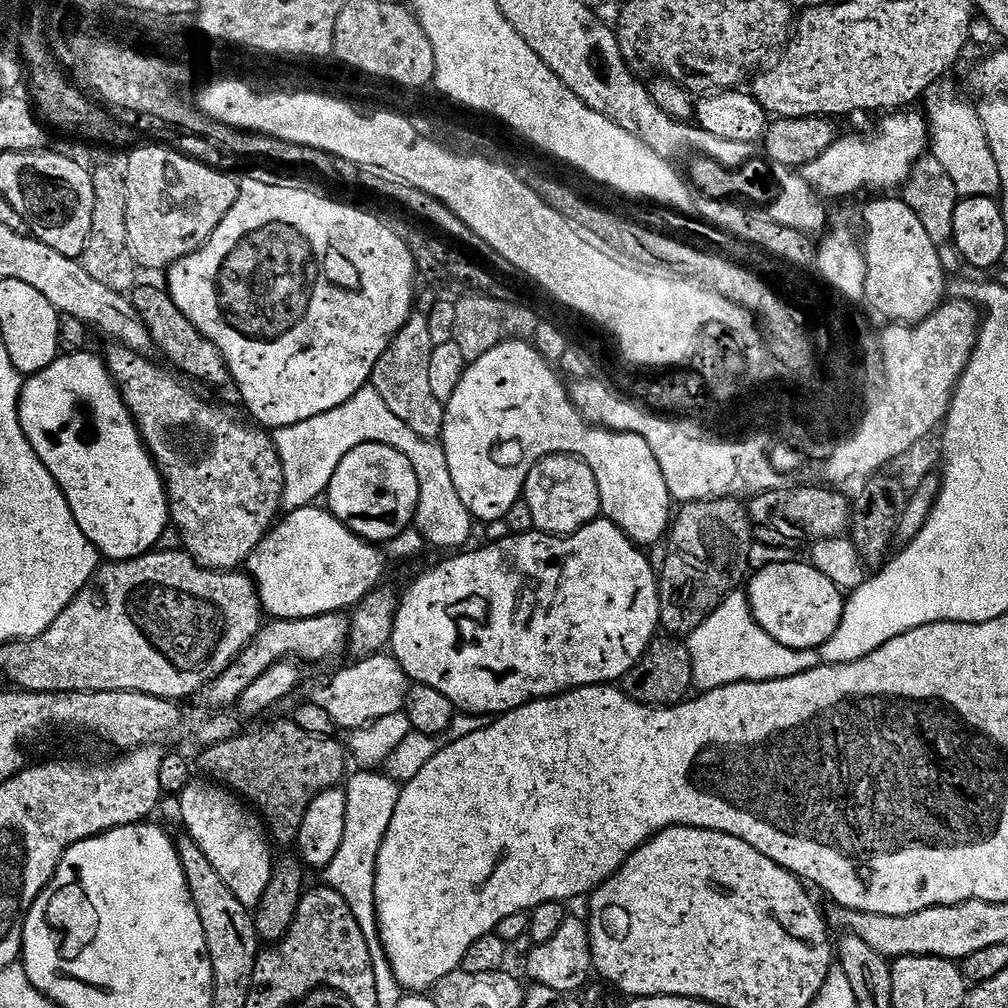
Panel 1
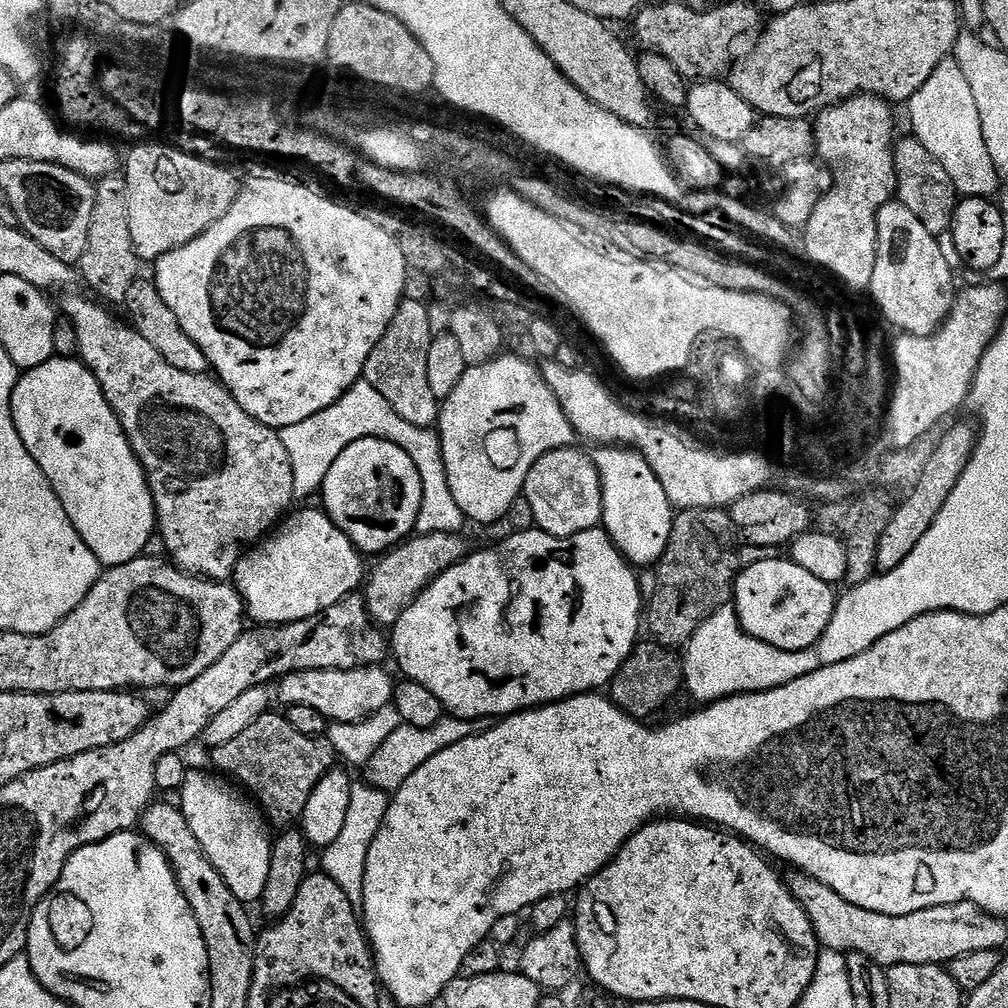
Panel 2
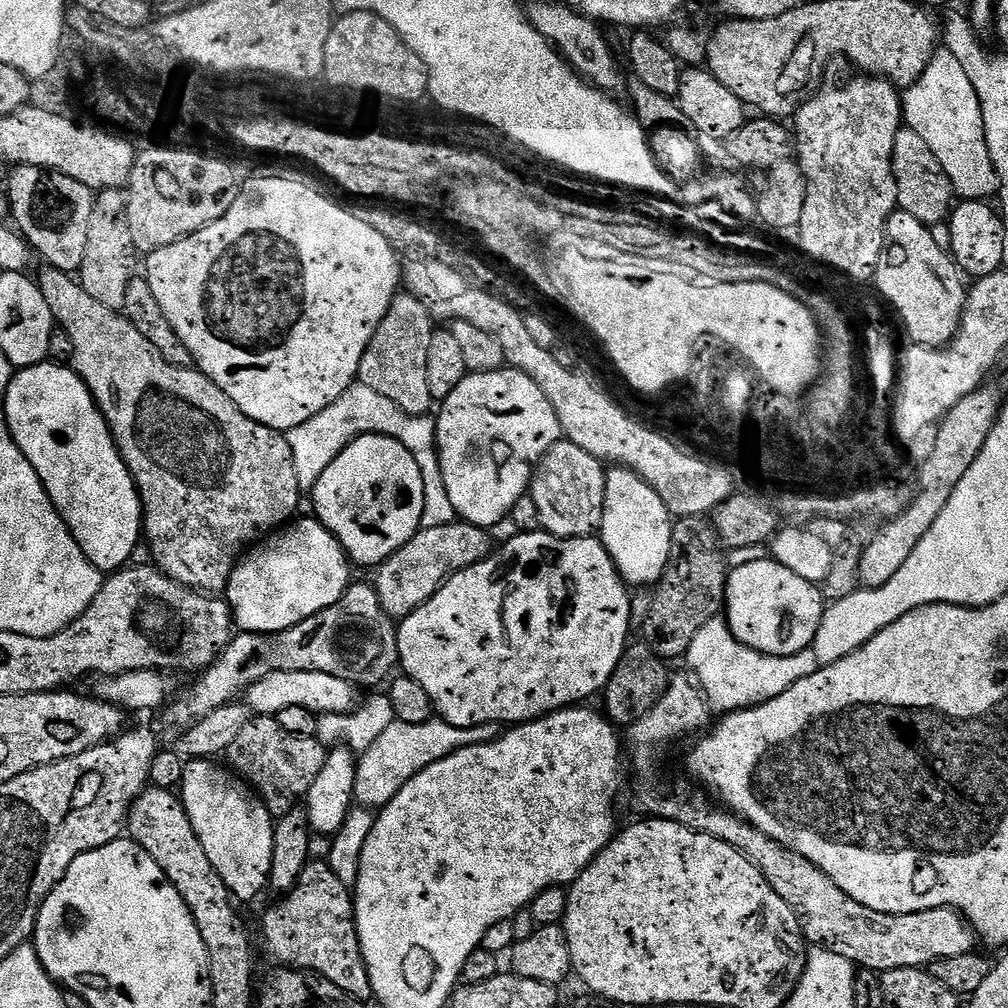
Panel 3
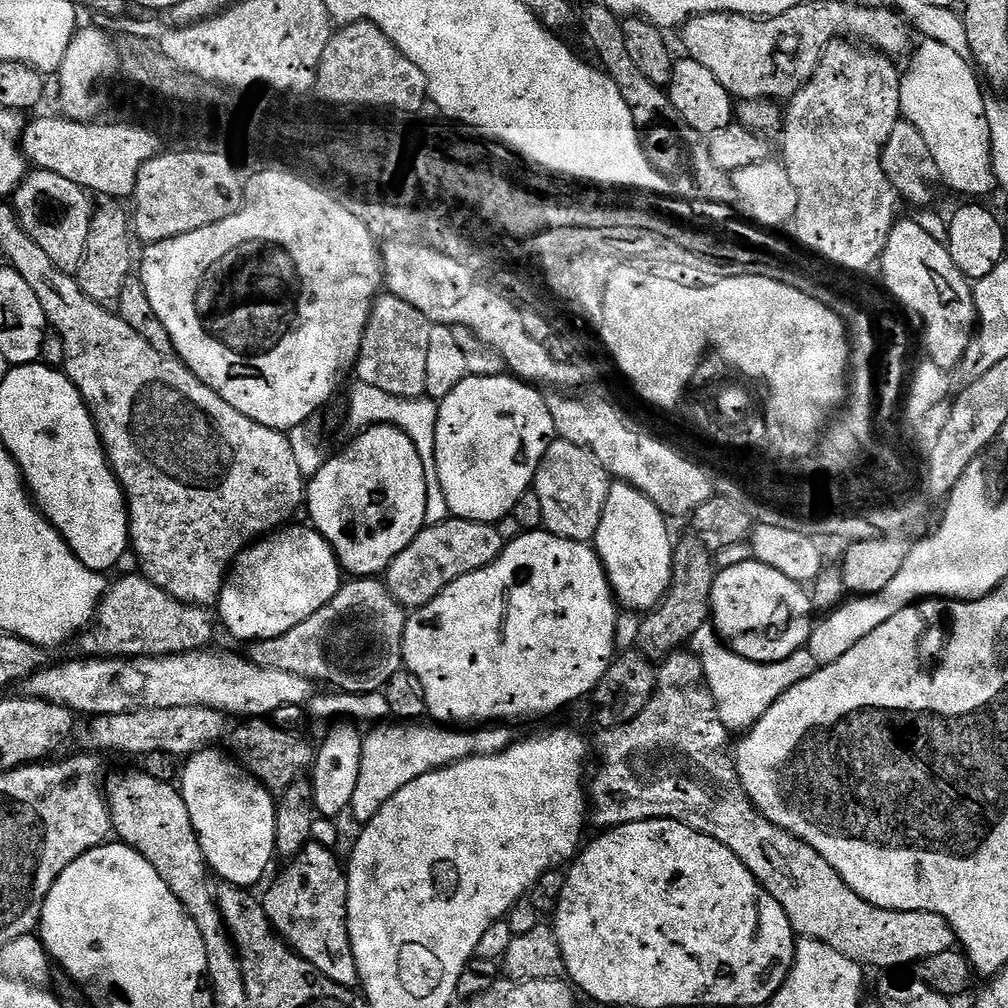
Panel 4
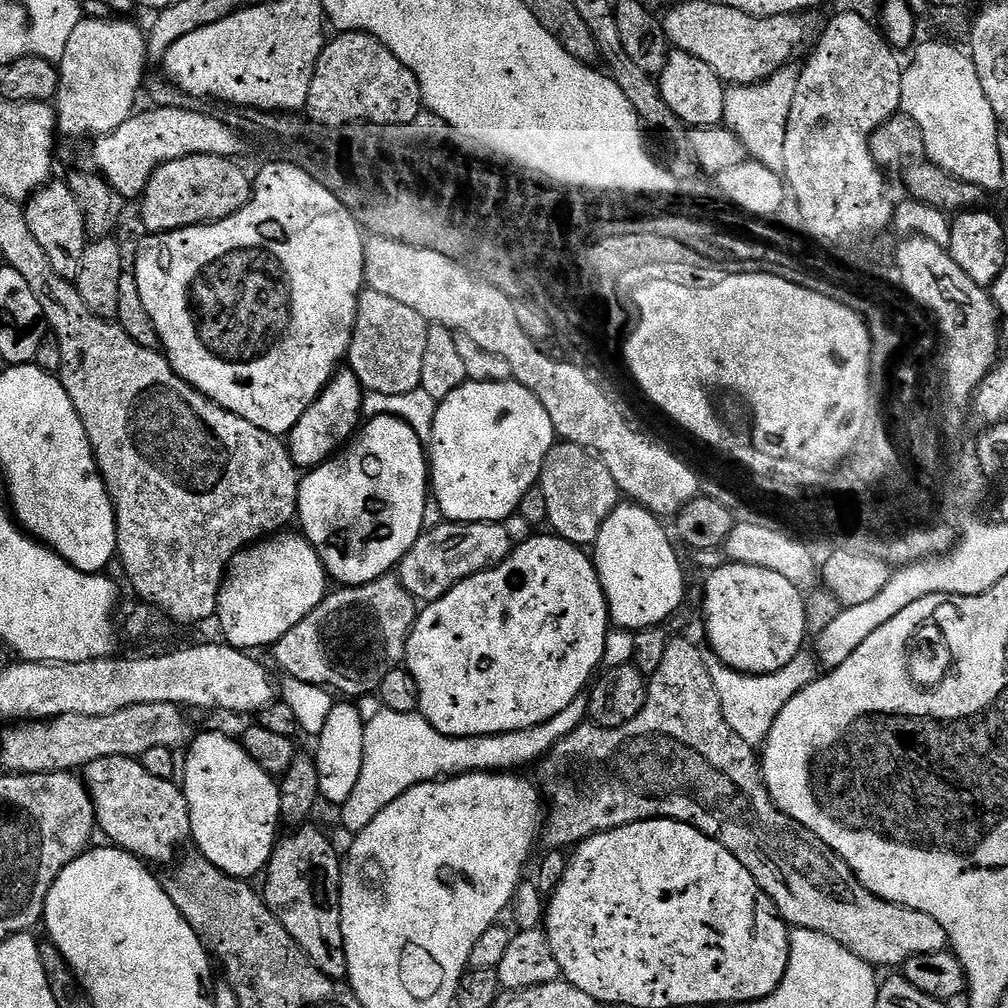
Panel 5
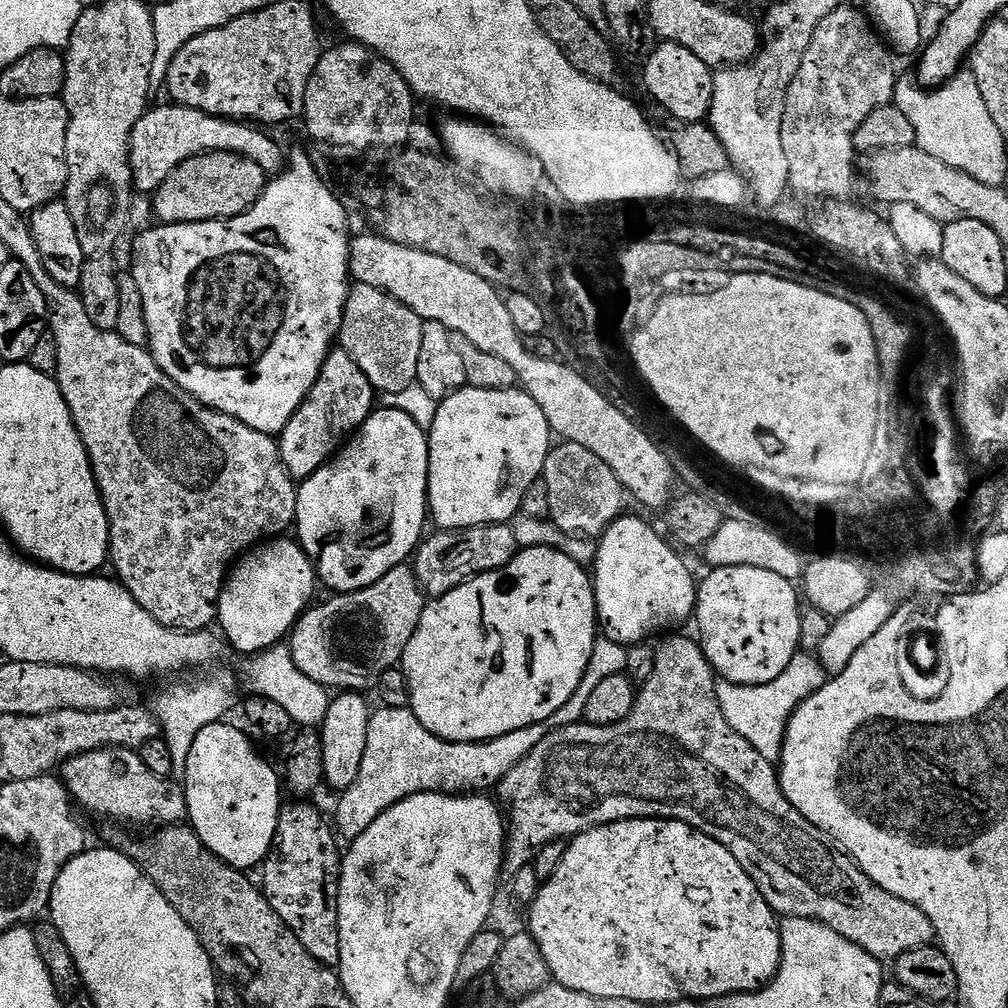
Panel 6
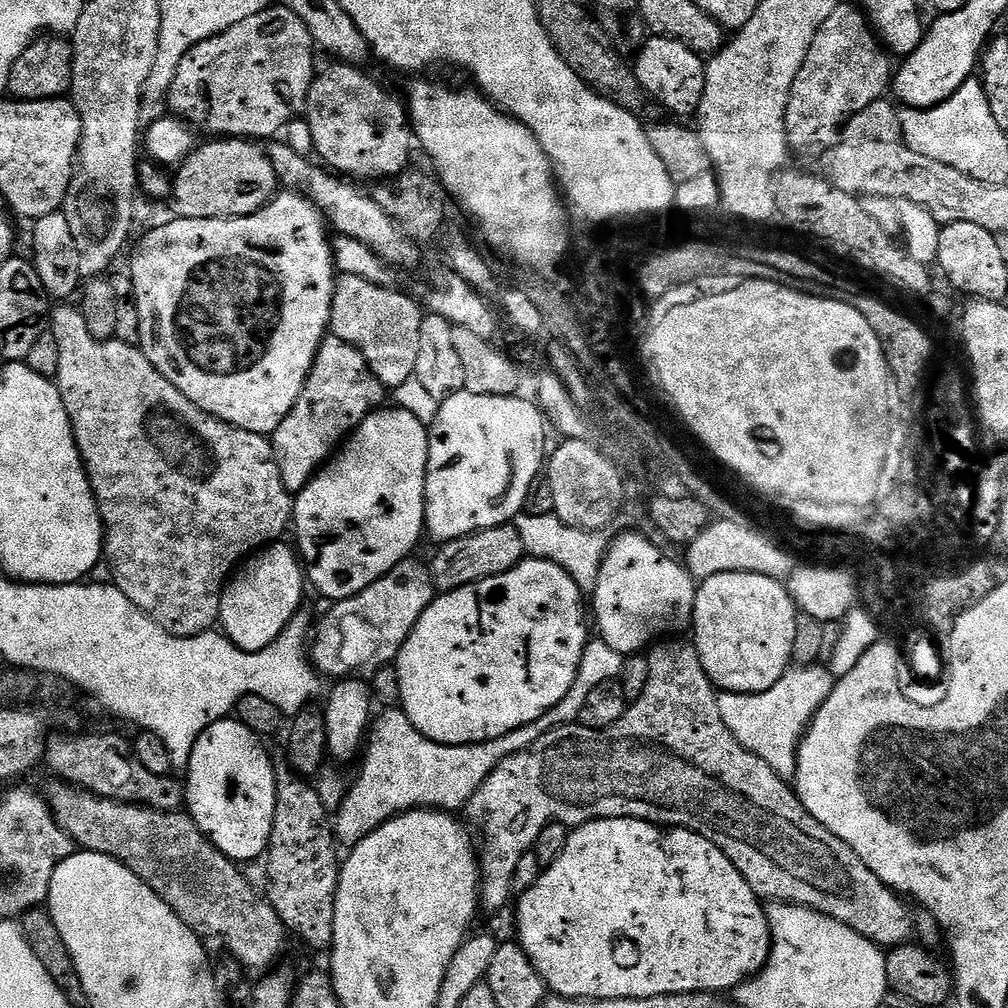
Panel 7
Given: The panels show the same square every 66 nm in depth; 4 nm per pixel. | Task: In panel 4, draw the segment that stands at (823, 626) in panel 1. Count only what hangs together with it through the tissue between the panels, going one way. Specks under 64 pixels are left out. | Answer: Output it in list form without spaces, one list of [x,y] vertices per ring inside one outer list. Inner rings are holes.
[[[755,558],[747,559],[740,560],[729,568],[721,567],[717,571],[712,587],[710,623],[720,635],[720,639],[742,658],[763,664],[782,662],[790,658],[790,654],[805,647],[812,633],[814,609],[809,589],[803,584],[786,578],[786,574],[782,574],[782,570],[774,570],[774,566],[766,566]]]

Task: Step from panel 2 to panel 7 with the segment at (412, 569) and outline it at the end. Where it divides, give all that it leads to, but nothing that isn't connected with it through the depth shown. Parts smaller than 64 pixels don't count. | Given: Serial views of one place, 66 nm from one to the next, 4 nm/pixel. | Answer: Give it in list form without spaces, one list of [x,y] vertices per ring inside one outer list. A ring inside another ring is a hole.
[[[515,523],[499,524],[457,540],[446,540],[430,559],[432,580],[441,593],[453,592],[467,584],[476,584],[498,574],[506,574],[525,559],[522,534],[518,534]]]

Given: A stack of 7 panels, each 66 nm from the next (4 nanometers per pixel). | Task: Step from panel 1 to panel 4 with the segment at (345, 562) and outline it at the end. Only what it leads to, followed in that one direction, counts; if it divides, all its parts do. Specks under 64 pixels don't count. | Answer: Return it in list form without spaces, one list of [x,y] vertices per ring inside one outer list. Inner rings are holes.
[[[285,526],[253,543],[236,557],[233,565],[224,577],[224,588],[220,591],[218,620],[236,640],[255,642],[266,638],[284,636],[298,622],[306,622],[310,614],[322,610],[330,598],[340,589],[342,569],[336,560],[336,551],[322,538],[322,534],[311,526],[292,528]]]

